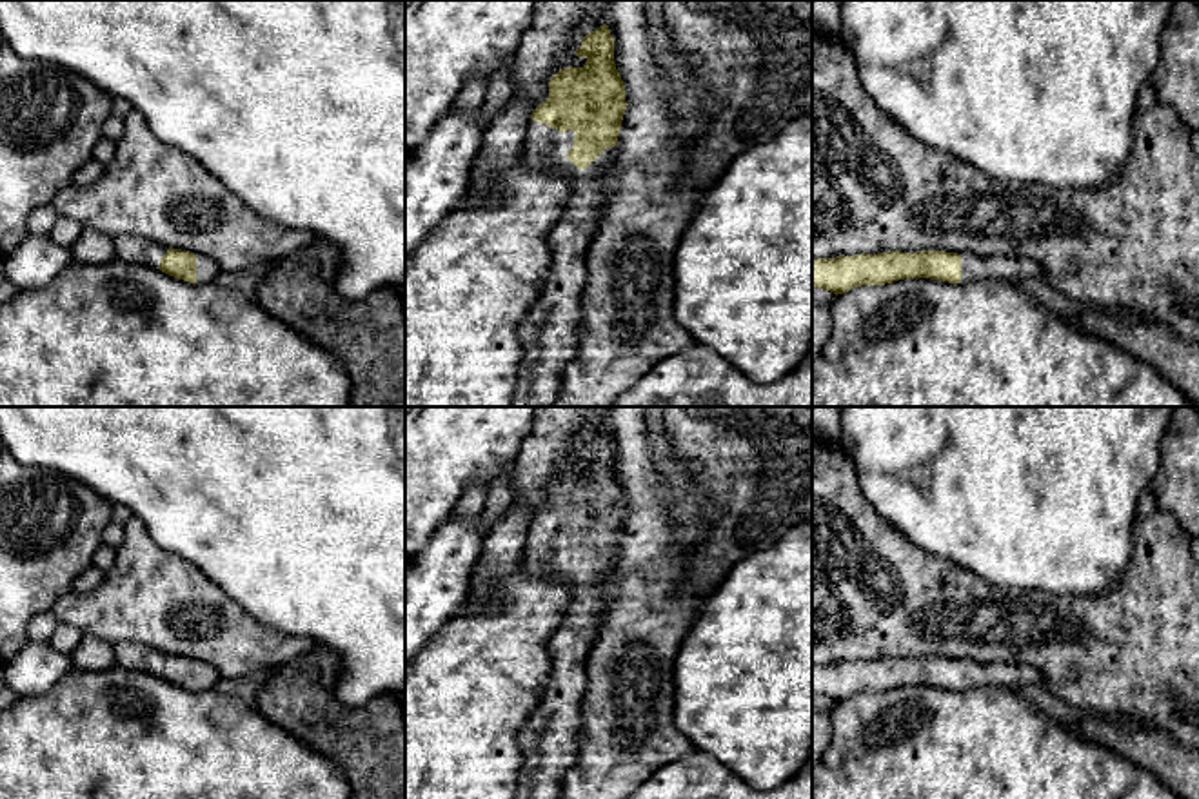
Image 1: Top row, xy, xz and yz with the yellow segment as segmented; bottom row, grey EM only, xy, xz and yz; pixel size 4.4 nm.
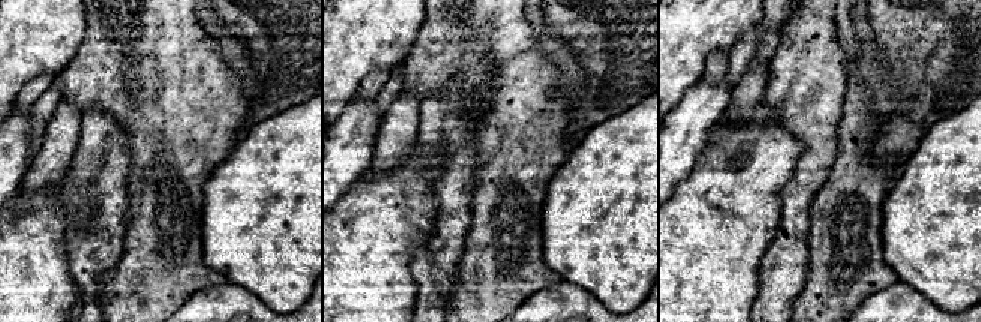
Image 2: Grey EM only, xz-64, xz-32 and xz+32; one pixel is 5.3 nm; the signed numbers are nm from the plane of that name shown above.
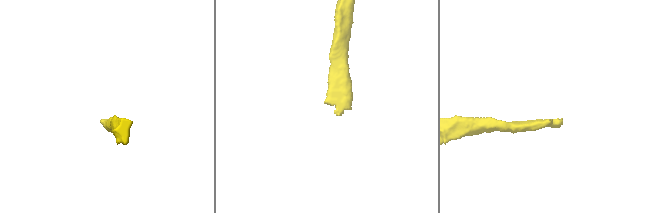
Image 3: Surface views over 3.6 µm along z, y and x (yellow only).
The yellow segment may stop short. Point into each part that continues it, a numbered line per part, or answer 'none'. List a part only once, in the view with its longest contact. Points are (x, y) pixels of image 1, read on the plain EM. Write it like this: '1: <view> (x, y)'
1: xz (547, 739)

